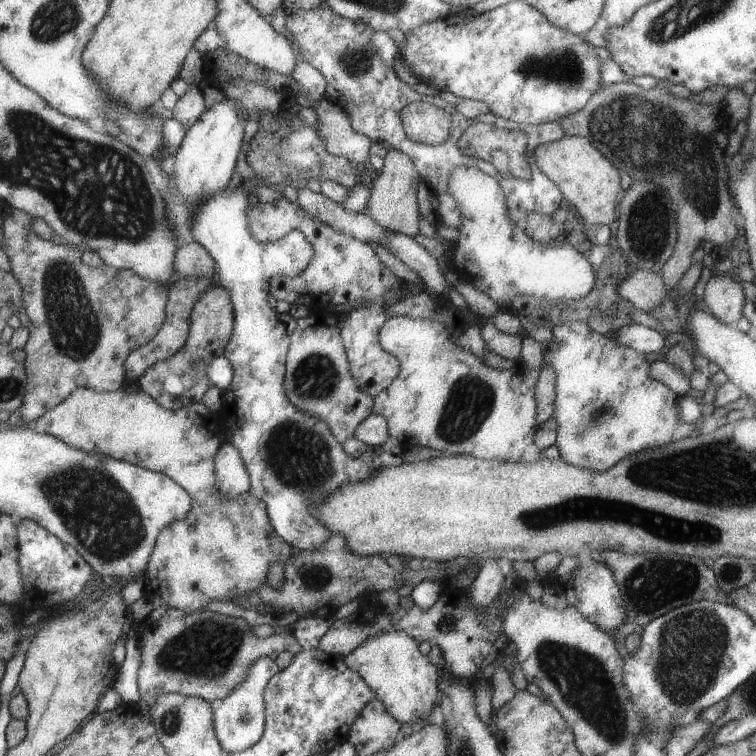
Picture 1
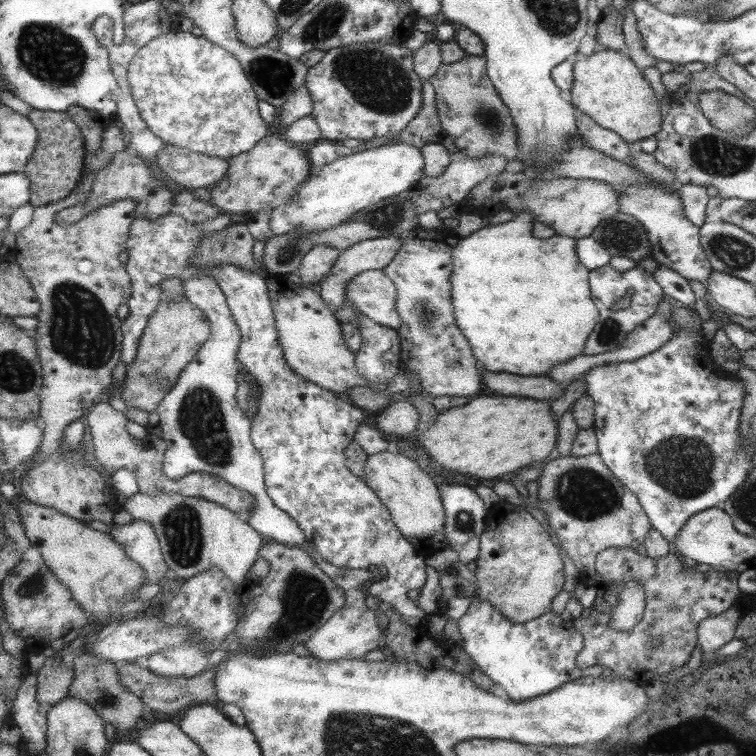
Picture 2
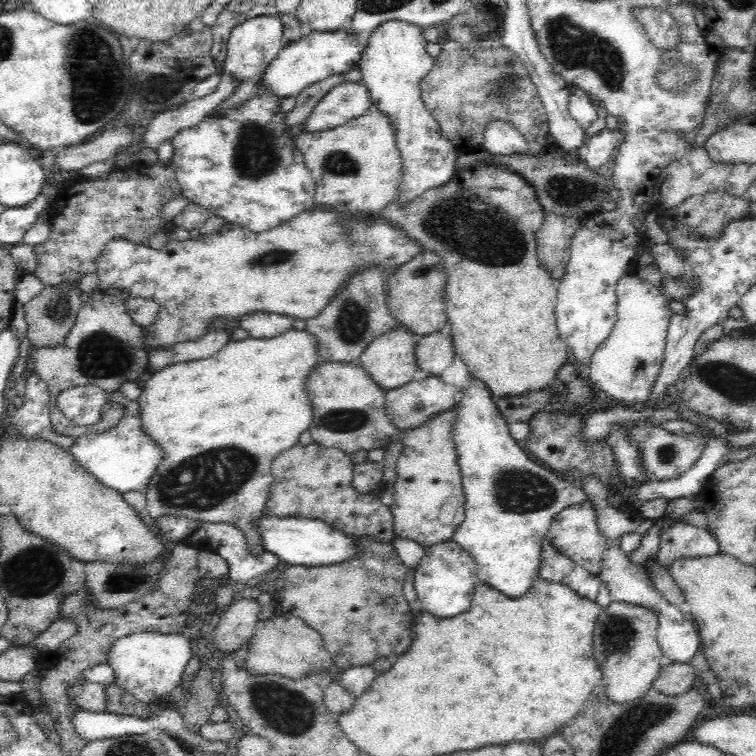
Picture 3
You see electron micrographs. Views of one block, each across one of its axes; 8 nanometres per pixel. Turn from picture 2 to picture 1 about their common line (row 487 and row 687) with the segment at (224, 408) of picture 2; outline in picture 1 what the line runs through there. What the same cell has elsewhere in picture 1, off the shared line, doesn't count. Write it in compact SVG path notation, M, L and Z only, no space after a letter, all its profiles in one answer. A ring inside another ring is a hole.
M261 656L251 664L251 668L247 668L247 676L235 686L235 692L212 703L211 716L214 717L215 736L222 746L223 755L241 752L262 738L266 718L265 688L277 671L278 665L273 656Z

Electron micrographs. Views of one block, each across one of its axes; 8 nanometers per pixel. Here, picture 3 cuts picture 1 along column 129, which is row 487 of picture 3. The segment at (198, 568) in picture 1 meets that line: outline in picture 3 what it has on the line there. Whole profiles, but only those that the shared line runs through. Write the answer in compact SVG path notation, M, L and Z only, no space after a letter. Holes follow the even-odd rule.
M456 405L434 416L422 426L406 431L400 443L393 482L393 529L396 535L413 540L424 548L451 540L456 528L465 519L465 494L460 463L453 442L451 426L455 421ZM452 510L450 524L442 524L440 512Z

